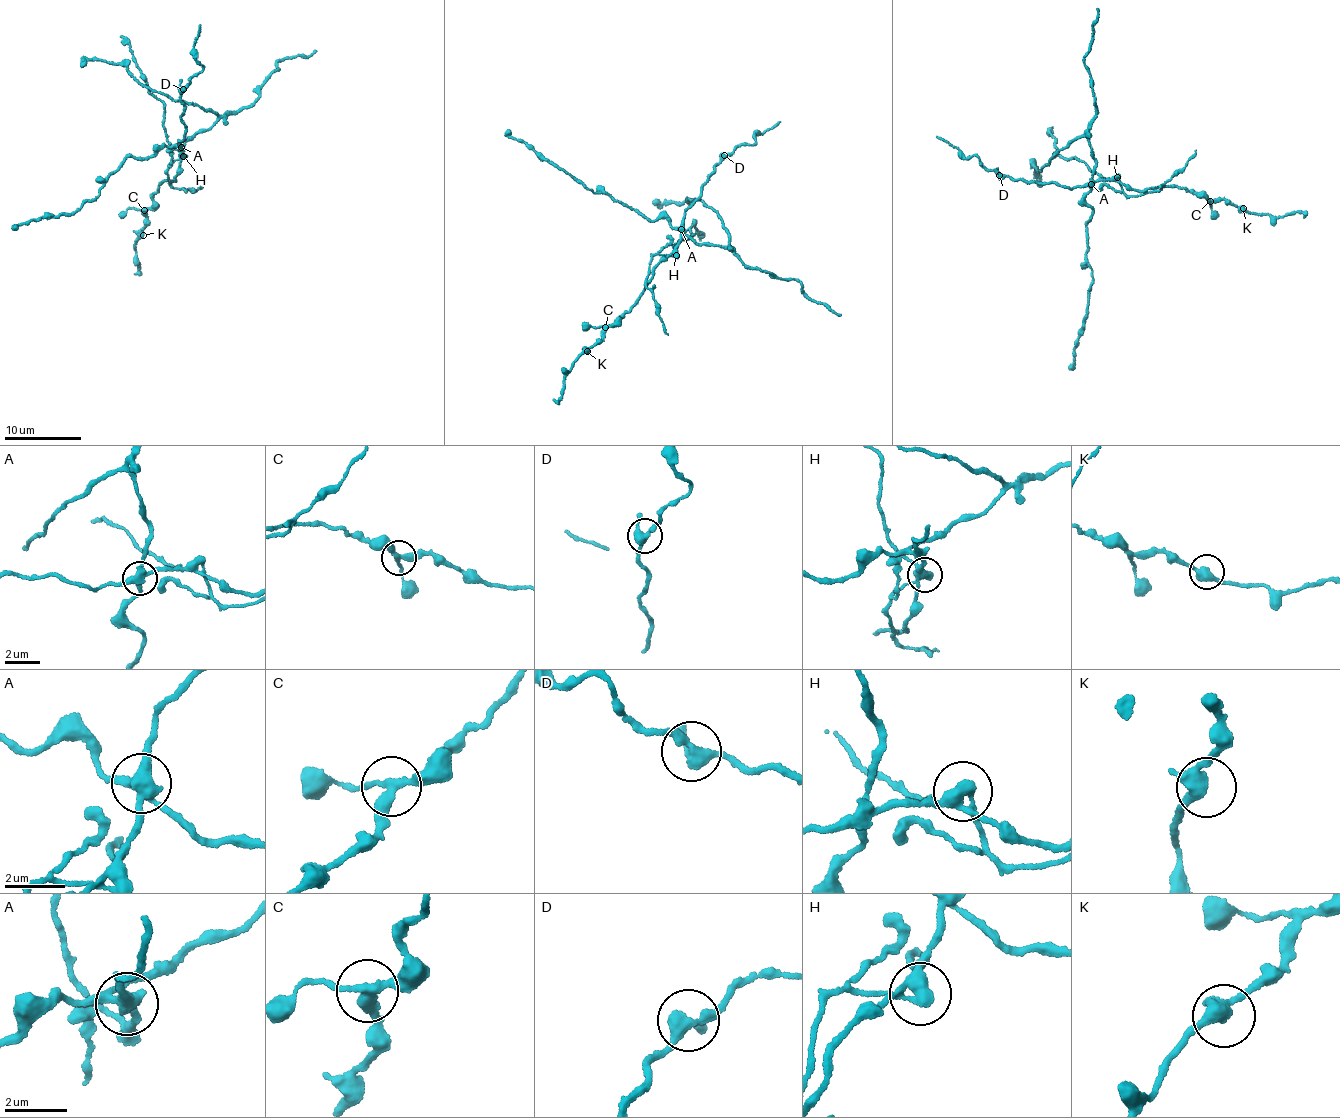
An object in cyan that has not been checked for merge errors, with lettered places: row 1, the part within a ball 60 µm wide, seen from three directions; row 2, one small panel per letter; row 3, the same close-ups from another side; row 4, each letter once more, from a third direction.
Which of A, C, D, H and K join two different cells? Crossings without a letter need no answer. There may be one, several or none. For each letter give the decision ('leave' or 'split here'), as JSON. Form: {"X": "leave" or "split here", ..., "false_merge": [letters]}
{"A": "split here", "C": "leave", "D": "leave", "H": "split here", "K": "leave", "false_merge": ["A", "H"]}

